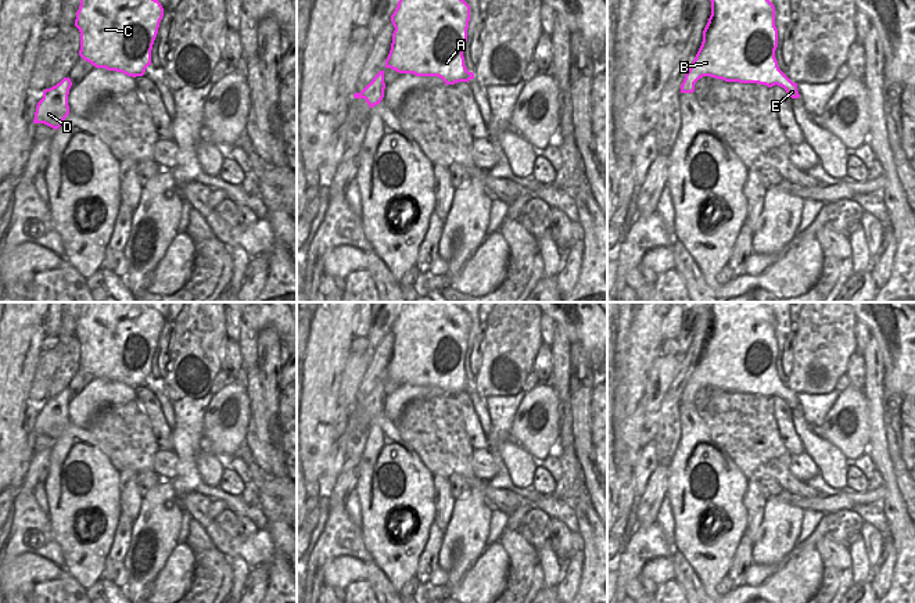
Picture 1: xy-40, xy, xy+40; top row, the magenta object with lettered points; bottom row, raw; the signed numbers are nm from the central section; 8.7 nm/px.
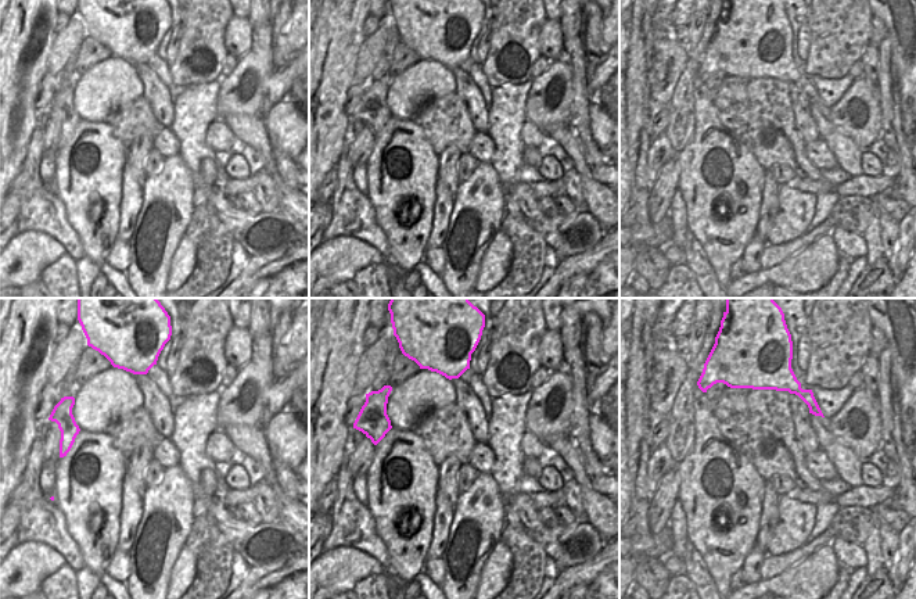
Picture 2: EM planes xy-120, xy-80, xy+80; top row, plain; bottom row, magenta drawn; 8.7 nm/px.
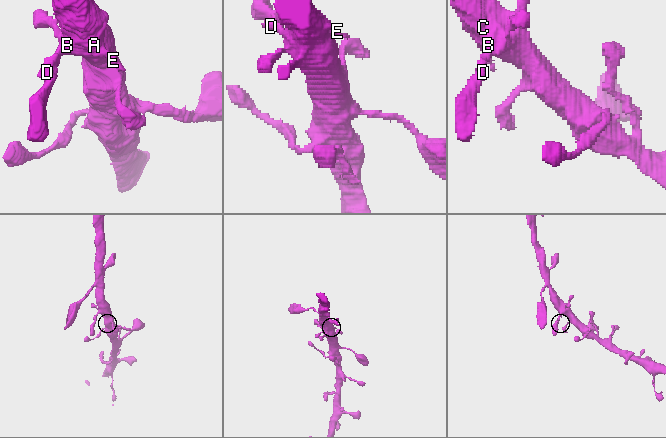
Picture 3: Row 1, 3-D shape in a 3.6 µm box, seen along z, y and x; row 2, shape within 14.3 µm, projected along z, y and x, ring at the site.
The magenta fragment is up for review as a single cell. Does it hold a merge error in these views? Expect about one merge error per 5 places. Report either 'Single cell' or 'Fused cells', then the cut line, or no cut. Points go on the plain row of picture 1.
Single cell. No split.

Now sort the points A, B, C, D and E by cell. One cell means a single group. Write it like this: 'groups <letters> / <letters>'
groups A B C D E

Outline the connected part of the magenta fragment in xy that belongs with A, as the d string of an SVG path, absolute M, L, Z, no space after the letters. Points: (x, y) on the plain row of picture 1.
M401 302L385 378L438 387L445 395L474 390L464 376L470 316L453 302Z

